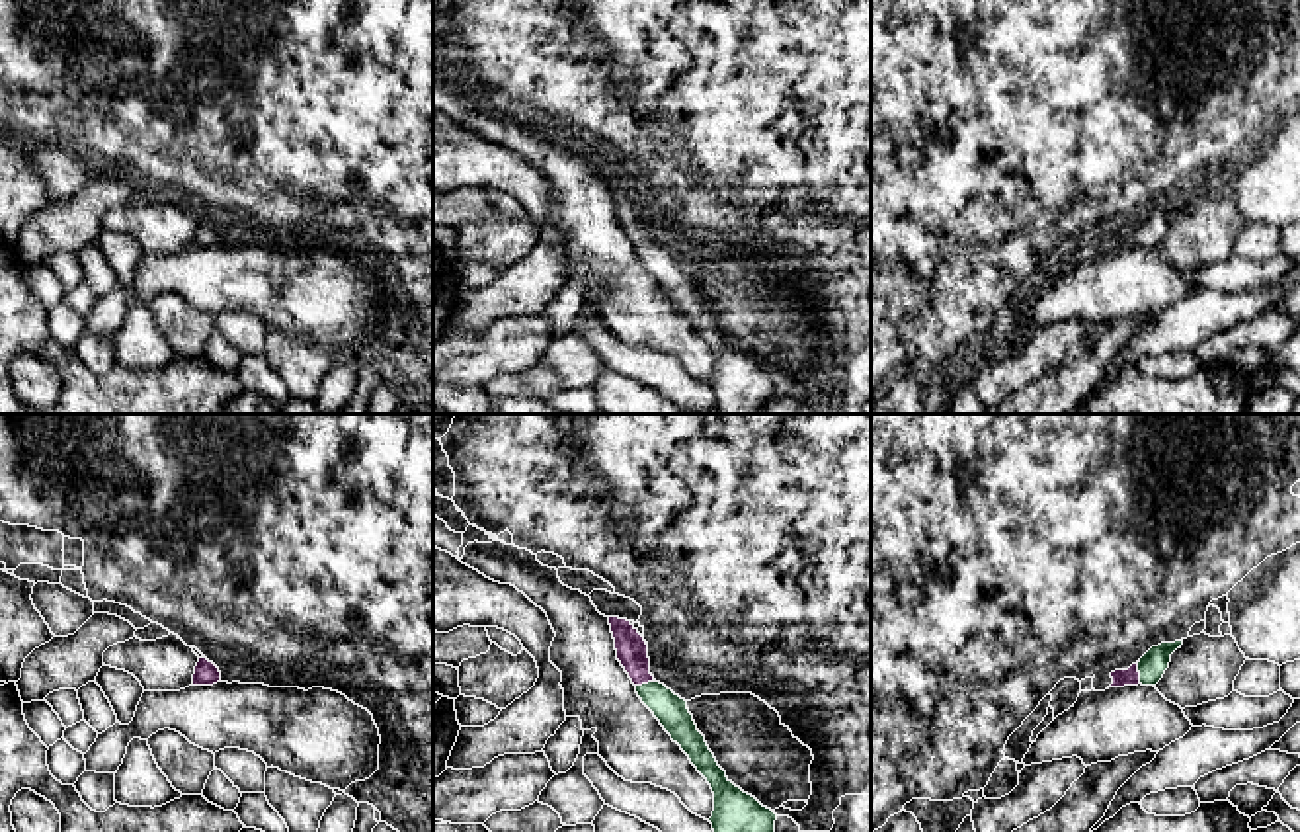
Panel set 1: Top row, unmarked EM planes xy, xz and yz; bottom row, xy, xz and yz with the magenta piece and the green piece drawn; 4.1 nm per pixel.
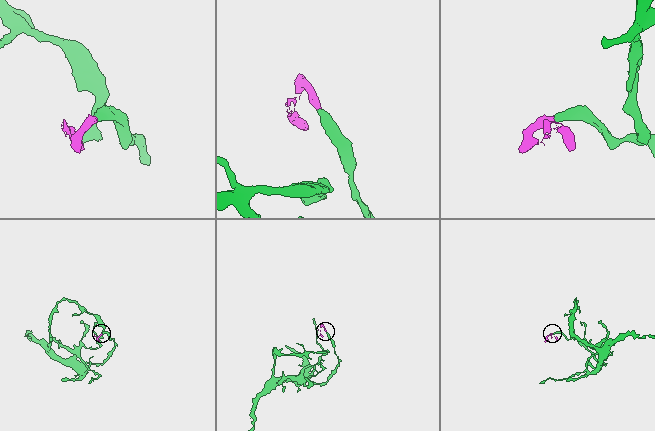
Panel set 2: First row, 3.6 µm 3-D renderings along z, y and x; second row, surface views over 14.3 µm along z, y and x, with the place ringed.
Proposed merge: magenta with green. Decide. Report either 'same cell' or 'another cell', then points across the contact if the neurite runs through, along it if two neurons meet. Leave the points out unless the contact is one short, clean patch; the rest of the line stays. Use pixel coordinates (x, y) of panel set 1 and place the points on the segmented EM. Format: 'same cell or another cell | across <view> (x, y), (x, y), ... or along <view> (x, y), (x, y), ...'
same cell | across yz (1131, 676), (1138, 672), (1152, 666)

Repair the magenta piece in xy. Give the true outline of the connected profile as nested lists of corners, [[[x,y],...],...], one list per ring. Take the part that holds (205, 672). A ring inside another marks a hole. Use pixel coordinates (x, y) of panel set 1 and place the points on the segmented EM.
[[[199,658],[193,674],[193,686],[213,686],[217,682],[221,682],[219,668],[207,658]]]

